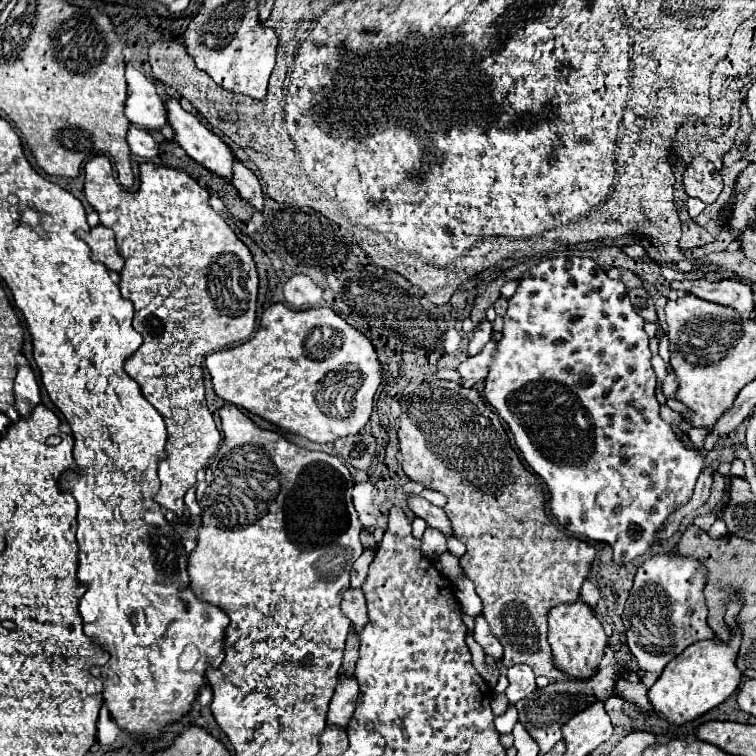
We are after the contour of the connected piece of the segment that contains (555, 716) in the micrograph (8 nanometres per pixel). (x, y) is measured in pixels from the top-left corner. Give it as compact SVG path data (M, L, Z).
M610 664L610 666L604 666L598 670L598 674L594 678L590 678L590 682L574 682L574 680L562 680L562 682L552 682L548 684L546 688L536 688L530 696L522 698L516 708L518 708L518 714L520 714L520 722L524 724L524 728L534 736L534 740L538 742L540 746L540 754L546 754L556 742L562 740L562 734L560 734L560 728L562 728L562 722L568 722L574 714L578 714L580 710L588 708L590 704L598 702L598 700L608 700L612 696L616 696L616 682L620 676L626 676L630 674L632 668L622 664L616 666L616 664Z

